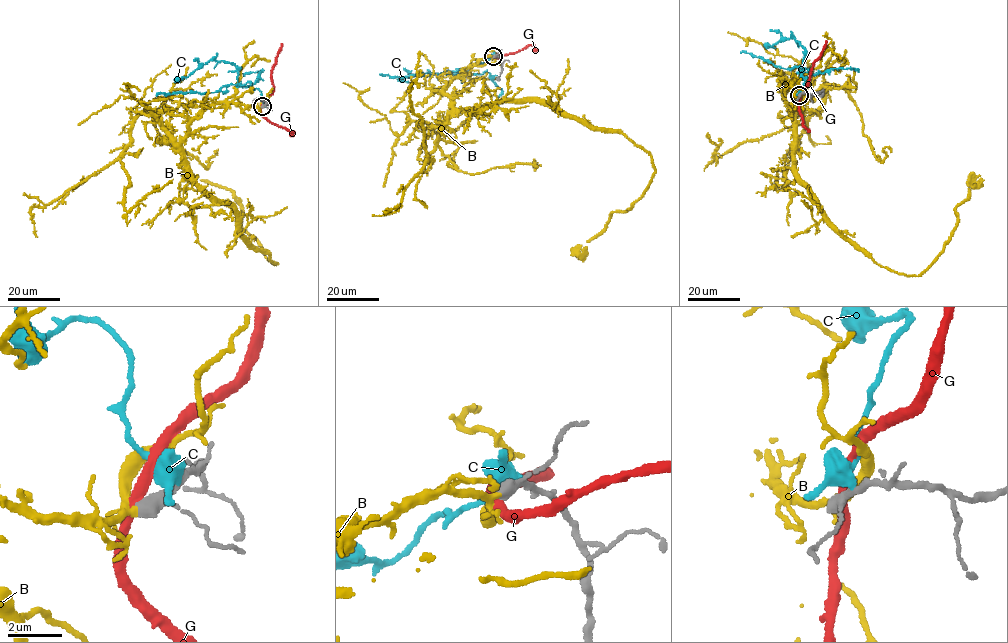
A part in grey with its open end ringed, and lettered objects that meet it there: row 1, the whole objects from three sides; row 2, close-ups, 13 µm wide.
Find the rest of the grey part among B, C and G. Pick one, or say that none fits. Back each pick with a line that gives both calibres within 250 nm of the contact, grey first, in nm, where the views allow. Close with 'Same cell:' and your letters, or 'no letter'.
B: 400 nm thick on the grey side, 200 nm on the other
Same cell: B

